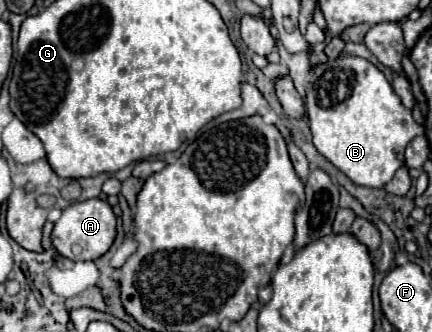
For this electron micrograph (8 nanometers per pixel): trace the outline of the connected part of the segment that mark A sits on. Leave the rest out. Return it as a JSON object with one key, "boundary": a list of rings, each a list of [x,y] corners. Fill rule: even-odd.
{"boundary":[[[104,199],[76,201],[62,209],[62,217],[52,229],[52,247],[66,259],[72,261],[94,261],[108,251],[116,237],[116,215]]]}

